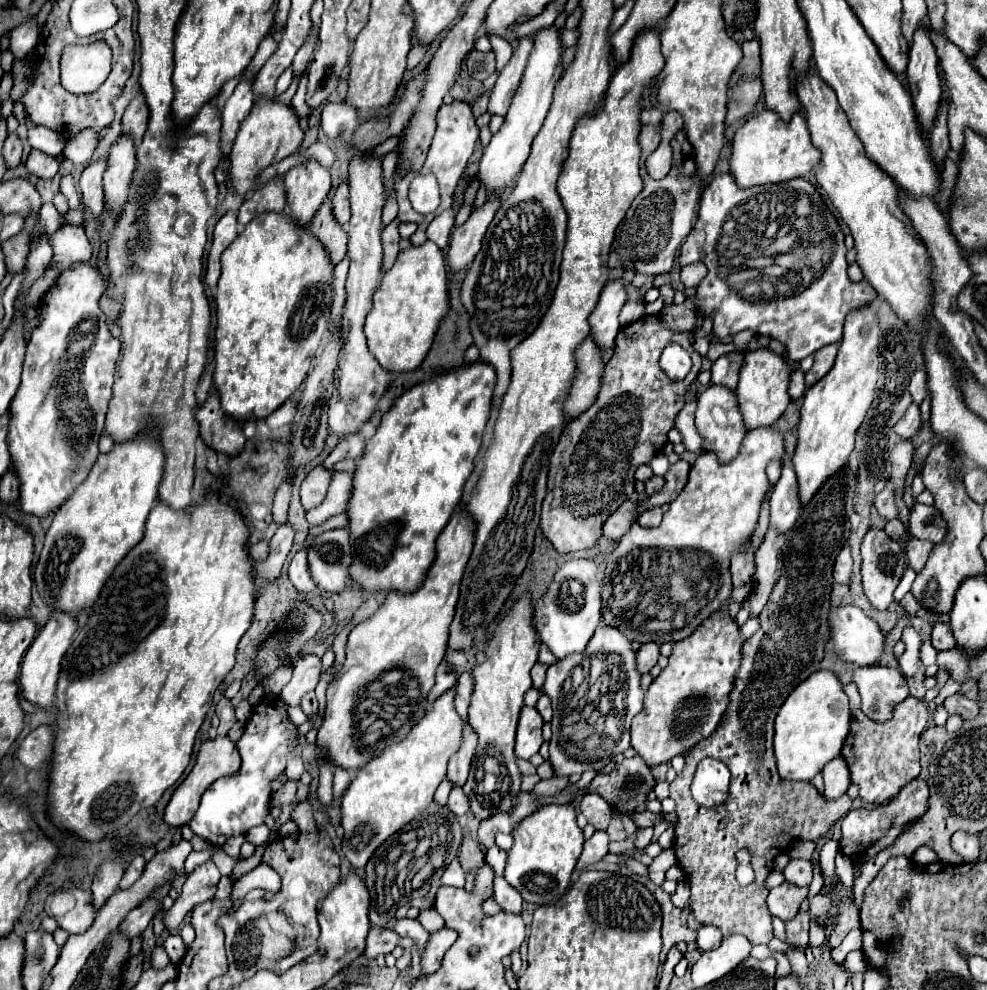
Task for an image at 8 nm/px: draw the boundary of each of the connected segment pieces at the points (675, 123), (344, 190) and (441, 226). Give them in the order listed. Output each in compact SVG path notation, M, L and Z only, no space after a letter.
M668 112L662 120L662 138L670 140L676 130L682 128L682 116L678 112Z
M340 182L336 192L334 192L334 198L332 198L332 210L334 210L334 216L340 224L346 224L348 218L350 218L350 202L348 202L348 186L346 182Z
M452 208L446 210L444 214L438 214L438 216L430 222L430 226L428 226L428 230L426 230L428 240L432 240L438 248L448 246L450 232L452 232L452 228L454 228L454 214L456 214L456 212L454 212Z

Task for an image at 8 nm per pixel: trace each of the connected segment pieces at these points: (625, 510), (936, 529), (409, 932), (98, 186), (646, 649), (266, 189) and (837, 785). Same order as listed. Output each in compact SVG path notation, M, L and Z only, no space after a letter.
M628 500L620 506L620 510L616 510L616 514L612 514L612 518L608 518L608 522L604 524L604 536L610 540L620 540L634 524L634 520L636 520L636 504Z
M918 502L910 508L910 528L908 530L910 530L910 536L916 536L920 540L930 540L934 544L942 542L946 534L946 526L944 526L940 512L934 506L918 504Z
M410 918L396 920L394 926L392 926L392 930L394 930L396 934L400 934L400 936L412 938L412 940L418 944L418 950L420 950L420 952L422 952L422 948L424 948L424 942L428 942L428 936L430 936L430 932L426 932L426 930L418 924L418 920L410 920Z
M94 160L90 166L82 172L78 188L84 198L84 206L94 214L100 216L104 210L104 190L102 190L102 176L108 168L108 160Z
M648 642L648 644L642 644L640 650L636 652L636 662L638 662L638 670L644 674L644 672L650 672L656 662L660 658L660 644L656 642Z
M282 174L272 176L260 190L256 190L248 202L238 210L238 224L246 226L254 216L262 212L282 212L286 206L286 190L282 186Z
M834 758L832 762L828 762L822 770L824 774L824 798L828 800L834 800L838 796L842 796L848 786L850 786L850 770L844 762L844 758Z

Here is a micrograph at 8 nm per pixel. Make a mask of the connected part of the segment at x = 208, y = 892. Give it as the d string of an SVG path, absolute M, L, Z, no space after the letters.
M212 860L196 866L194 872L188 874L182 886L182 894L176 898L174 906L168 910L164 918L166 928L176 928L194 906L212 900L216 894L218 882L220 882L220 872Z

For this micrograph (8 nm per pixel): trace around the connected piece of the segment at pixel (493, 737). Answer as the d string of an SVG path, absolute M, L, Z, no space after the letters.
M524 596L512 610L510 614L498 624L494 636L488 640L486 646L486 662L478 664L472 672L474 676L474 696L470 702L468 710L468 724L474 728L478 736L478 748L476 754L498 754L502 764L510 772L510 796L504 798L500 812L512 812L514 810L514 798L522 792L522 774L516 766L516 756L514 756L514 734L518 726L518 716L524 706L524 694L532 688L532 678L530 670L536 664L538 658L538 642L536 642L536 632L530 624L532 620L532 606L530 606L530 596Z

